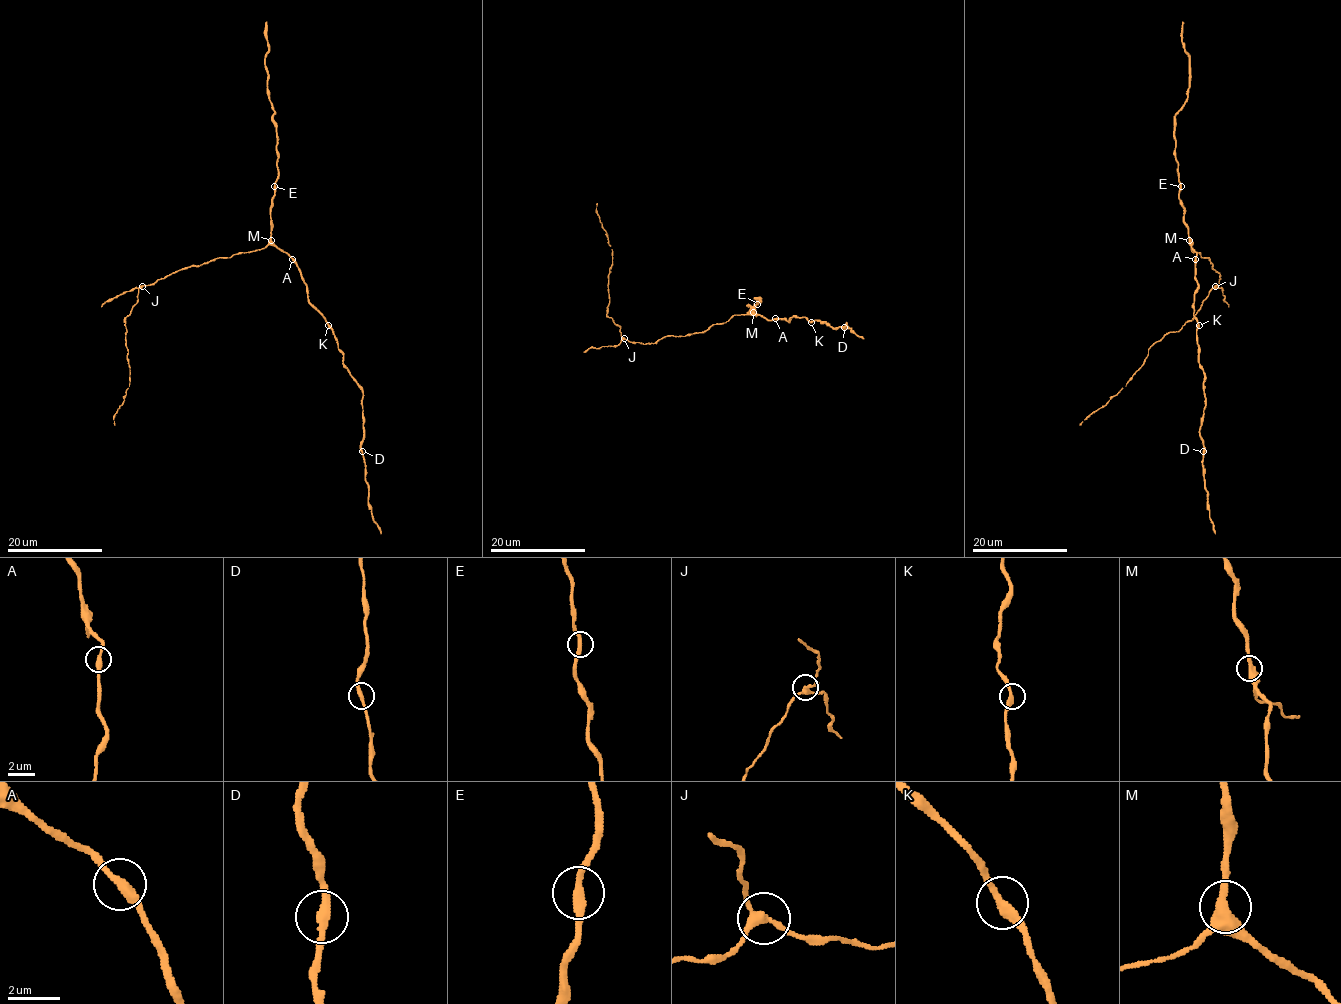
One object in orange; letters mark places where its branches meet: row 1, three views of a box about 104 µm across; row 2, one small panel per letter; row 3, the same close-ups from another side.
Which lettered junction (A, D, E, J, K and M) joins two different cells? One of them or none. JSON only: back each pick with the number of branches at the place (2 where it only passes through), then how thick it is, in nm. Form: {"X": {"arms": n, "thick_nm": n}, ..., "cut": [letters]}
{"cut": []}

